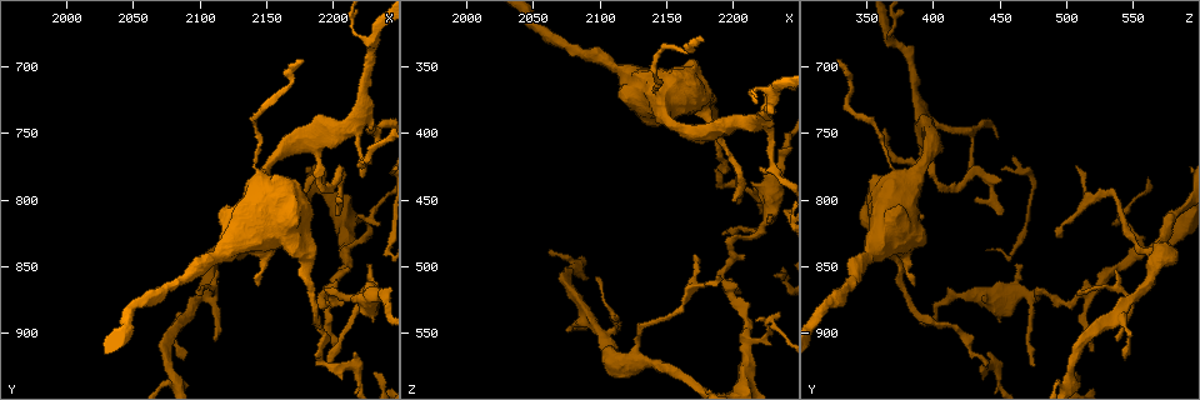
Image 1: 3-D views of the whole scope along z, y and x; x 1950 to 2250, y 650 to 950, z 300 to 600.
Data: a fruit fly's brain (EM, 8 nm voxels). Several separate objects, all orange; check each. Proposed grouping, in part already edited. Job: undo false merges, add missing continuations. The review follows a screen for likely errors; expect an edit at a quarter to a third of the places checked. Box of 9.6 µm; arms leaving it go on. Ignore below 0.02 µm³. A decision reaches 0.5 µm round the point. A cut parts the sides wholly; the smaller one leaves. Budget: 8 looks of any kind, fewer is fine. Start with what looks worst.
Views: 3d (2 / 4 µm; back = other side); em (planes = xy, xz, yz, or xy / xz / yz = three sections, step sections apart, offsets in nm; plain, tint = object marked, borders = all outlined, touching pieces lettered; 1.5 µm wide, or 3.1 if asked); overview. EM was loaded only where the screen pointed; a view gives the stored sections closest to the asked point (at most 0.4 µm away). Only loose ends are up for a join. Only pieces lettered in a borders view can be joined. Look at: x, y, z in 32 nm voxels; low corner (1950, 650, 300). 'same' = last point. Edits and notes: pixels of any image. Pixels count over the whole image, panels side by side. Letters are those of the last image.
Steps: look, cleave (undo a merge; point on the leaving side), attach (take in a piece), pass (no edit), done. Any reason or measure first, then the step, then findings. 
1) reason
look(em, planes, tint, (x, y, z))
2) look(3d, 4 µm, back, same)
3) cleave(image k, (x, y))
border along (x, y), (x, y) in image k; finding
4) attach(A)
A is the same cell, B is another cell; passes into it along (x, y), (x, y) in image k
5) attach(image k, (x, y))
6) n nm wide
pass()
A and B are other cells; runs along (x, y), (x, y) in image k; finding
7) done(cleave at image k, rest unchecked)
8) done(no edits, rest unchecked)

look(3d, 2 µm, (2186, 774, 504))

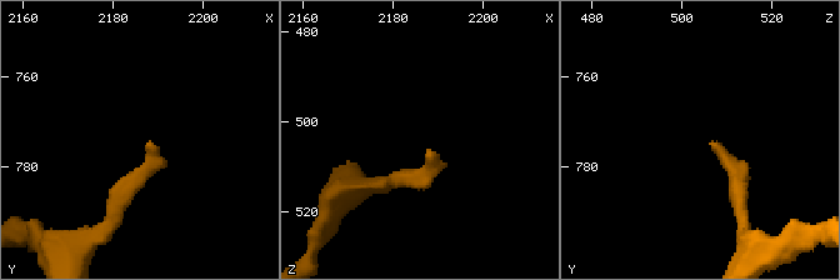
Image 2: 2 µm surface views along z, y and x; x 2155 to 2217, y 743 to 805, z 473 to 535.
shape alone is not enough
look(em, planes, borders, (2188, 775, 506))

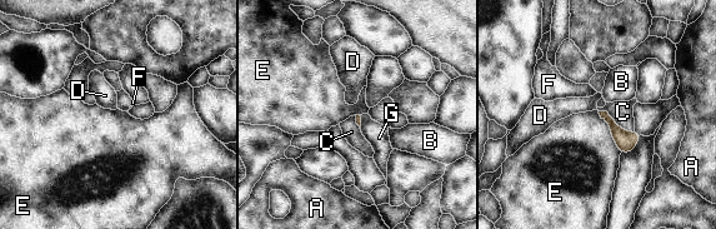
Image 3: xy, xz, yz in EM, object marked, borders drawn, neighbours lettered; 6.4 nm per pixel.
E touches over 300 nm
pass()
A, B, C, D, E, F and G are other cells; border along (597, 111), (621, 152) in image 3; none of them fits

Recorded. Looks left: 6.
an open end
look(em, xy, step 8, tint, (2202, 914, 518))

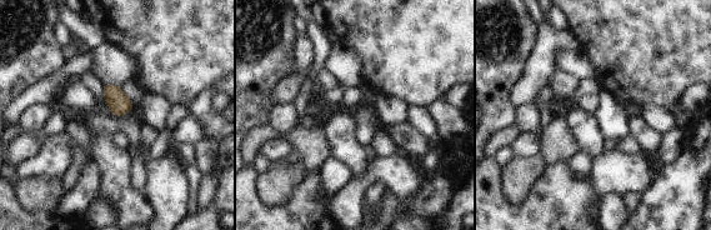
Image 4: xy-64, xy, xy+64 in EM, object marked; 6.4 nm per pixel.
another direction
look(em, xz, step 8, borders, same)

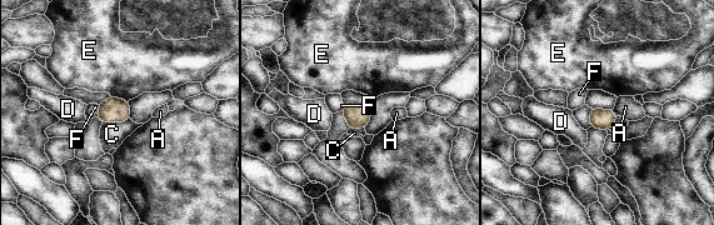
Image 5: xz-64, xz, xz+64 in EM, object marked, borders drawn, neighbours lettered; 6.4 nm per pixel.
pass()
A, C, D, E and F are other cells; no lettered piece goes on from it

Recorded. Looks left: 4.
branch point
look(3d, 2 µm, (2222, 874, 474))

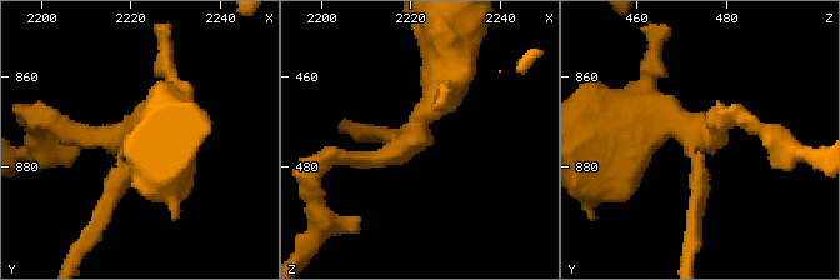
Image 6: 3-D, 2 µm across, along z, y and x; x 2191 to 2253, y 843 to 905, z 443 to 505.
look(em, planes, plain, (2221, 873, 474))

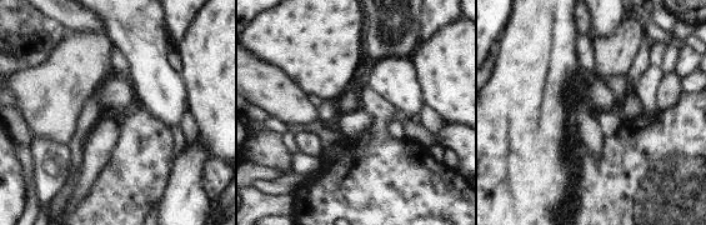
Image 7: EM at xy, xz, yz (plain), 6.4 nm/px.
see the neighbours
look(em, planes, borders, same)

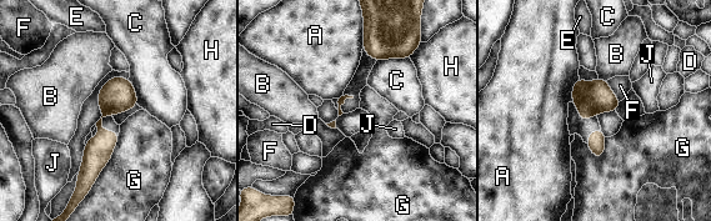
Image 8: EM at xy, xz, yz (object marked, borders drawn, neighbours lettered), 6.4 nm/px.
pass()
A, B, C, D, E, F, G, H and J are other cells; runs along (126, 81), (100, 120), (91, 171) in image 8; all the same neuron

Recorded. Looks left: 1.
done(no edits, rest unchecked)

